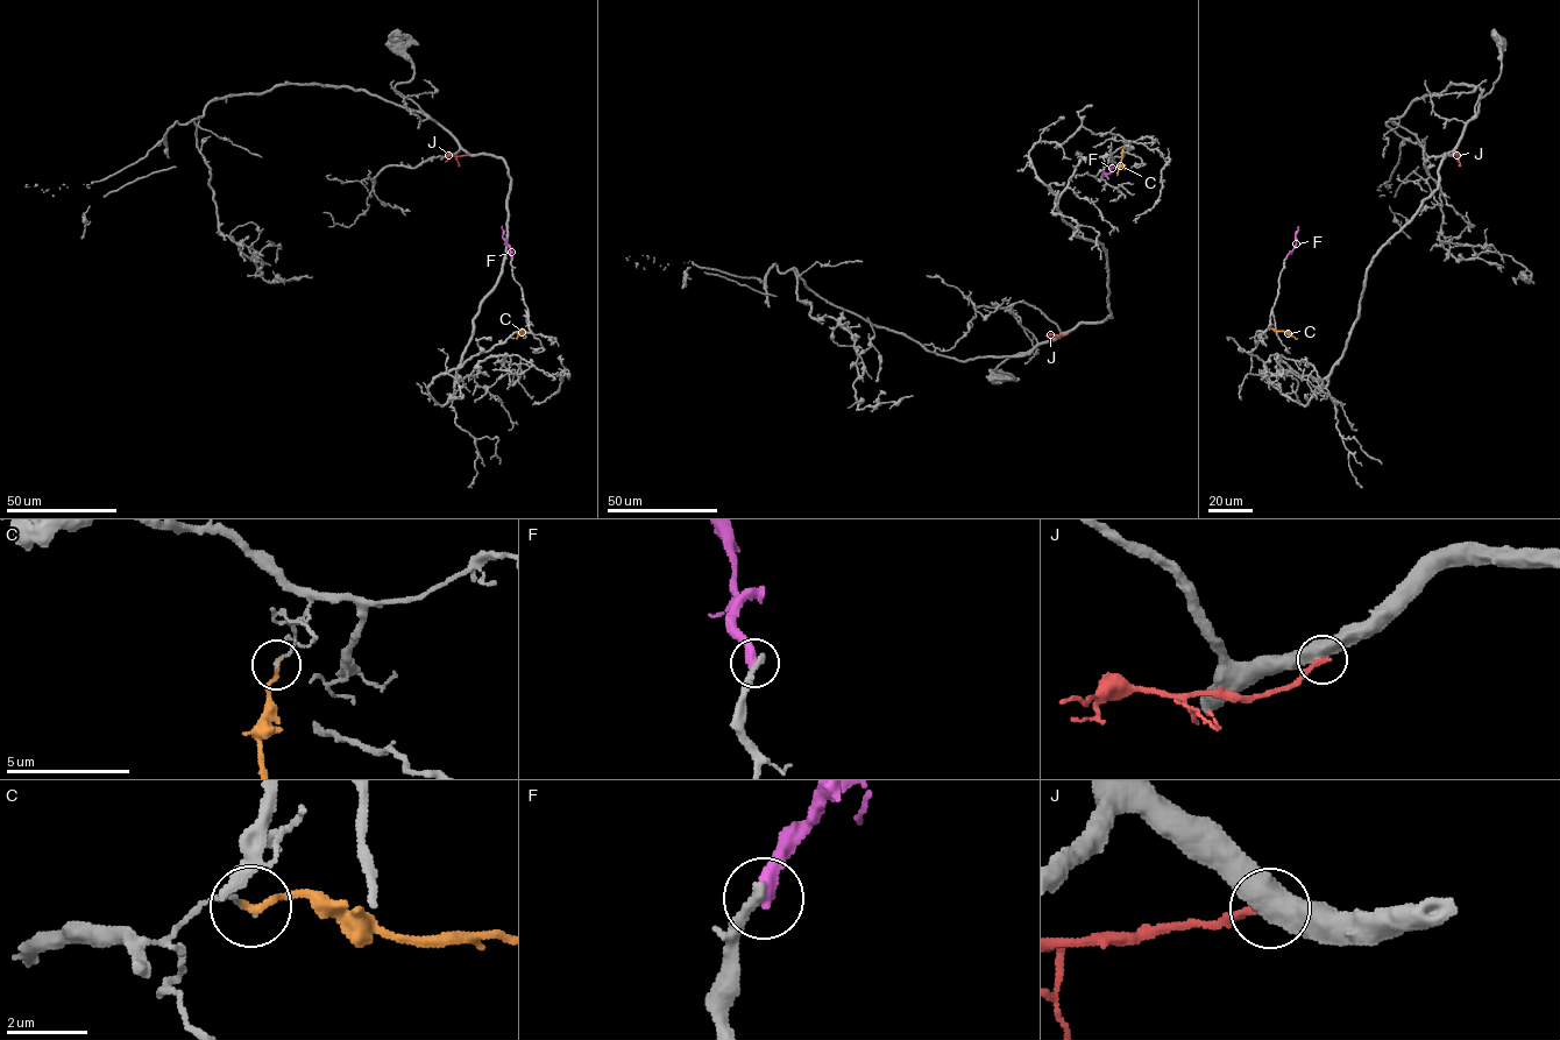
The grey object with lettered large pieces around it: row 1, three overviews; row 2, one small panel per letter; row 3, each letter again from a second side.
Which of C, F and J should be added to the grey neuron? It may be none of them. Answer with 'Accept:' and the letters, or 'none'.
Accept: none

